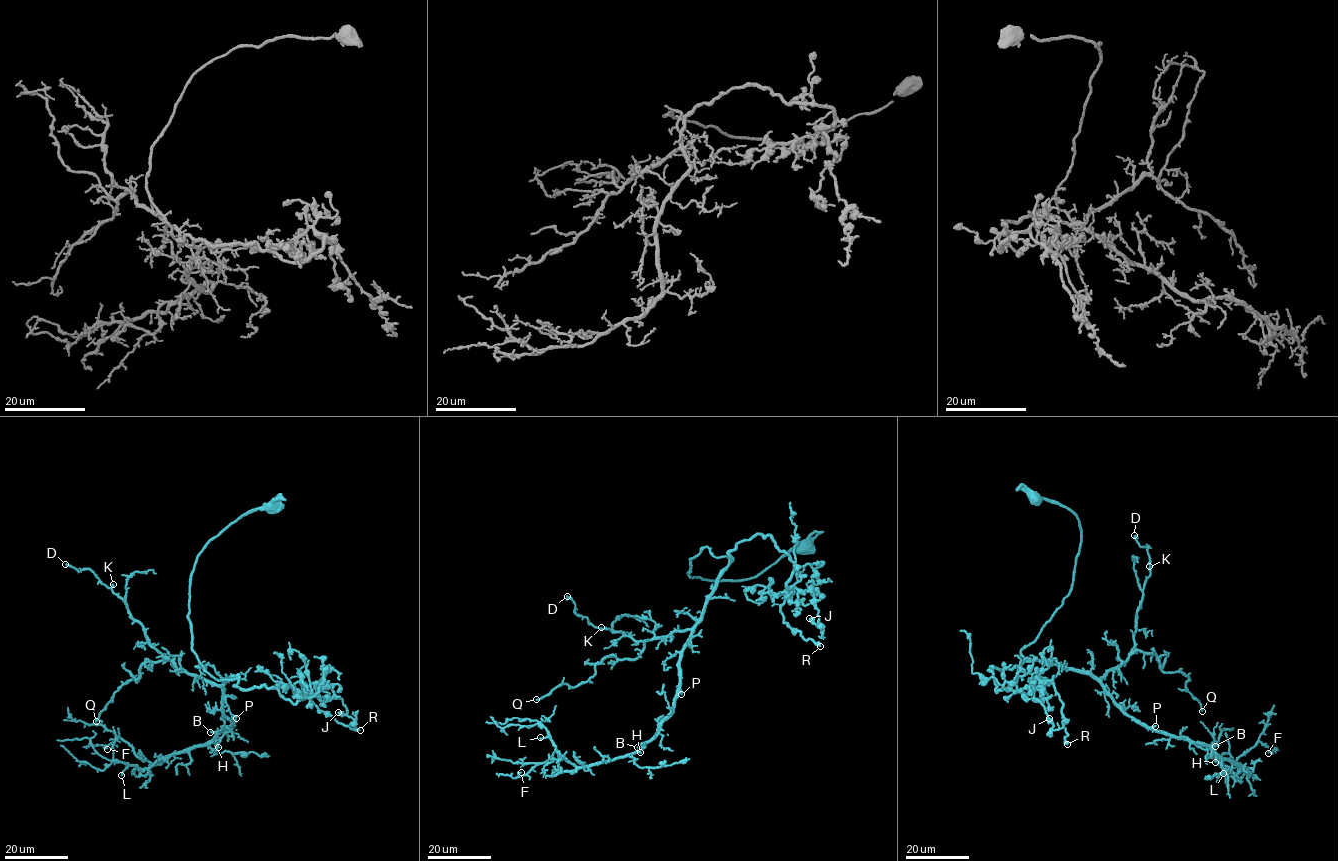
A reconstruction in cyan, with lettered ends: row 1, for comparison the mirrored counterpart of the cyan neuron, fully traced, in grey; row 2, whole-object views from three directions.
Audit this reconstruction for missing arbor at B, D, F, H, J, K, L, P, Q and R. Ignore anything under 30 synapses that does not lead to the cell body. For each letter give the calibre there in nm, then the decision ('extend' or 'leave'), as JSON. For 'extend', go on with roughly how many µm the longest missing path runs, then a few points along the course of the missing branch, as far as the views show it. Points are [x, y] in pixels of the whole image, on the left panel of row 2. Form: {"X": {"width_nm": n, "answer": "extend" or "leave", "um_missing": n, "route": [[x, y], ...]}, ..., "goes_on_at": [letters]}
{"B": {"width_nm": 190, "answer": "leave"}, "D": {"width_nm": 120, "answer": "leave"}, "F": {"width_nm": 170, "answer": "leave"}, "H": {"width_nm": 120, "answer": "leave"}, "J": {"width_nm": 440, "answer": "leave"}, "K": {"width_nm": 320, "answer": "leave"}, "L": {"width_nm": 140, "answer": "leave"}, "P": {"width_nm": 190, "answer": "extend", "um_missing": 35, "route": [[236, 718], [240, 716], [262, 718], [270, 727], [278, 726], [283, 730], [291, 730], [299, 738], [310, 739]]}, "Q": {"width_nm": 220, "answer": "leave"}, "R": {"width_nm": 340, "answer": "extend", "um_missing": 10, "route": [[360, 730], [367, 728], [374, 734], [377, 731]]}, "goes_on_at": ["P", "R"]}

